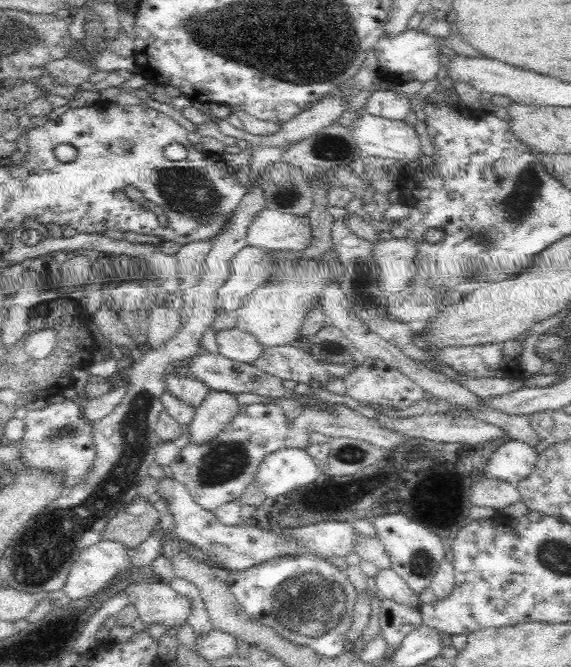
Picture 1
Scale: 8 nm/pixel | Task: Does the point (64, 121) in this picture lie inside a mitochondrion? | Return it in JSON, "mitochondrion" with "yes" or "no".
{"mitochondrion":"no"}

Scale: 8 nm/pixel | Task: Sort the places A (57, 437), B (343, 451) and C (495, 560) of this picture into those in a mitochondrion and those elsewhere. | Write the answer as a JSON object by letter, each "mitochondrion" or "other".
{"A":"mitochondrion","B":"mitochondrion","C":"other"}

